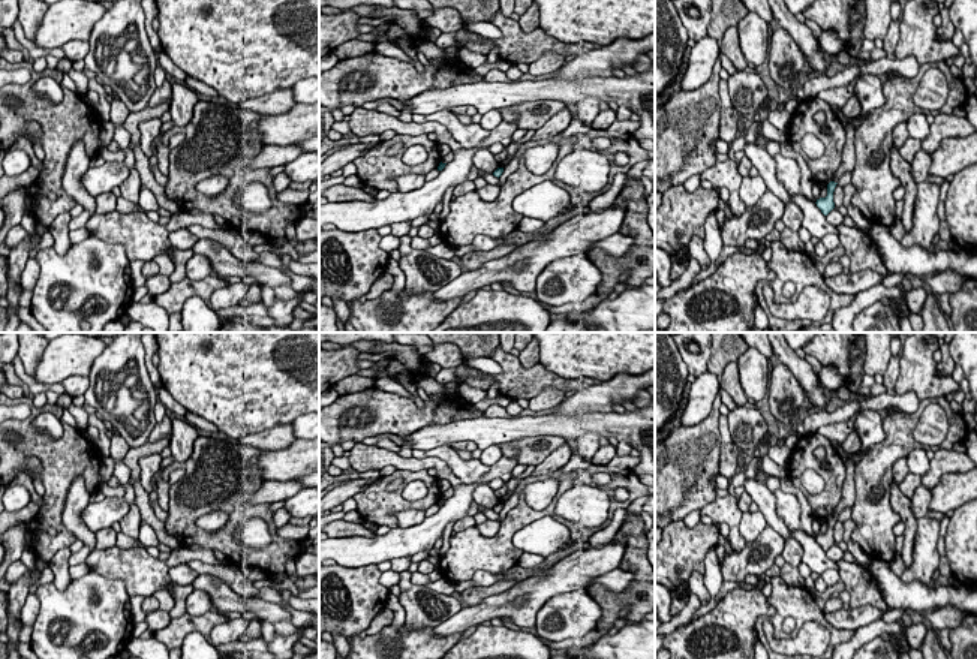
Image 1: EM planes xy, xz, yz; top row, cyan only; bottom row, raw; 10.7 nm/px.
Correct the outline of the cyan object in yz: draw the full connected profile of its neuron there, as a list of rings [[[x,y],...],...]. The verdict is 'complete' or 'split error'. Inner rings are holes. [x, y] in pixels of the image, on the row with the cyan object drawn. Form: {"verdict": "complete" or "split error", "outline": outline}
{"verdict": "split error", "outline": [[[848,124],[844,129],[847,133],[847,141],[845,141],[845,145],[842,150],[842,162],[838,166],[838,169],[833,175],[833,180],[827,184],[827,196],[820,198],[815,202],[824,216],[827,216],[835,208],[833,192],[835,192],[835,187],[836,187],[839,178],[845,172],[853,171],[854,165],[856,165],[854,127],[853,127],[853,124]]]}

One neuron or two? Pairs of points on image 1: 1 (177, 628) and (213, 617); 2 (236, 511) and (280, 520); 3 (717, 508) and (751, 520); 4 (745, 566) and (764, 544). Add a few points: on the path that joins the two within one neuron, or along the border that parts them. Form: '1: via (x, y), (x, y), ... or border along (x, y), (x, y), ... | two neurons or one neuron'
1: via (186, 623), (204, 623) | one neuron
2: border along (273, 512), (273, 521), (277, 527) | two neurons
3: border along (742, 512), (739, 535), (746, 542) | two neurons
4: via (751, 560), (761, 550) | one neuron

